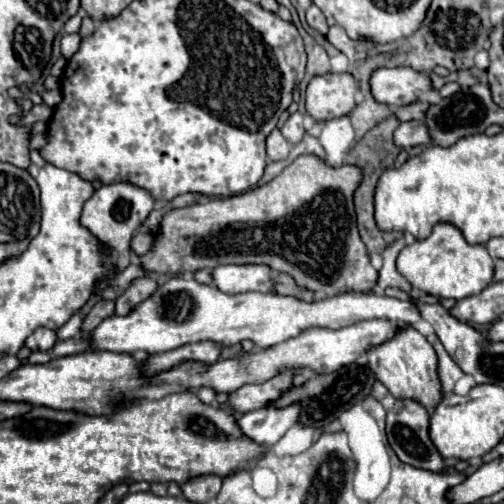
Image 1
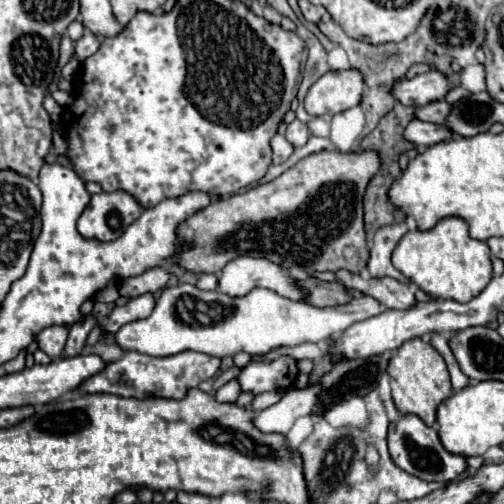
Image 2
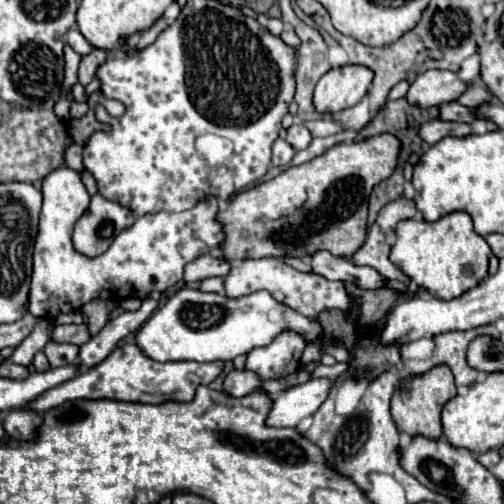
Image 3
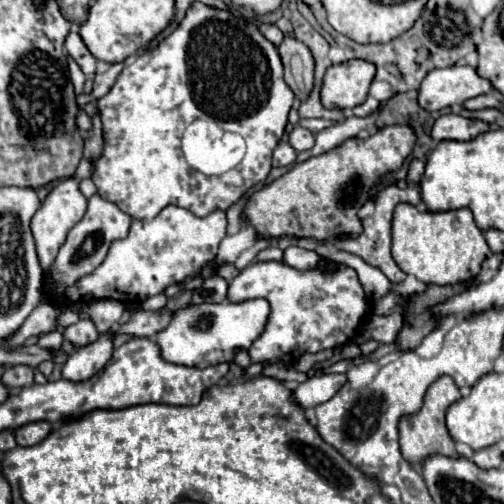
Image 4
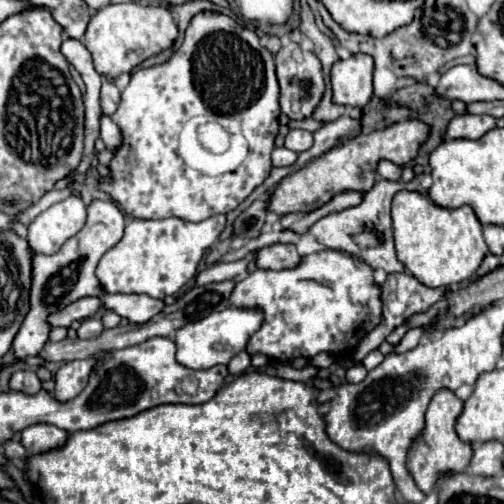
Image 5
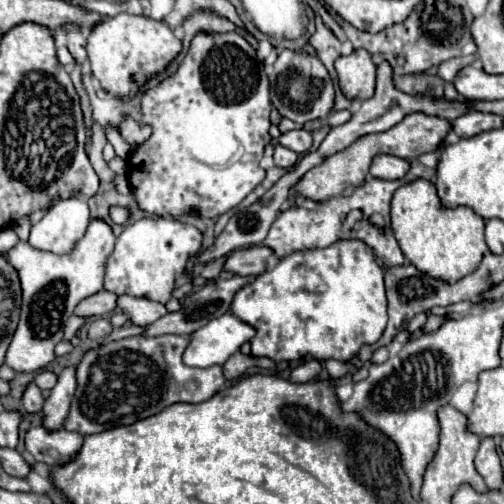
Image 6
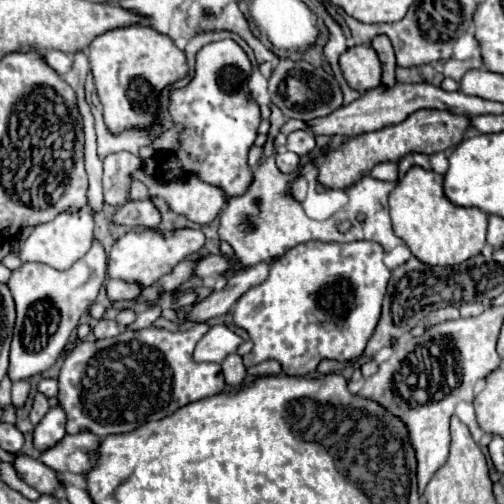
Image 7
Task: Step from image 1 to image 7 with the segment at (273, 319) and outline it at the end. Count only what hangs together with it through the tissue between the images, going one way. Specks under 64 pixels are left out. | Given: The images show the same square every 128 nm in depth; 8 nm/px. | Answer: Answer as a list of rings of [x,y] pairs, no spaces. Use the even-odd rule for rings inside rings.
[[[216,324],[196,344],[194,360],[196,362],[216,362],[216,364],[220,364],[228,354],[236,352],[236,348],[240,344],[242,344],[240,336],[230,332],[224,324]]]

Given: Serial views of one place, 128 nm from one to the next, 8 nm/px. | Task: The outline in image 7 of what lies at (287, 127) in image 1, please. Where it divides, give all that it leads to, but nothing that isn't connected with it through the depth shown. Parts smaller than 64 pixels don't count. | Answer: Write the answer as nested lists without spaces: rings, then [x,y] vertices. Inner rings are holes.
[[[296,130],[292,134],[288,134],[288,140],[286,140],[286,148],[298,156],[306,156],[310,154],[314,148],[316,148],[316,142],[314,142],[314,134],[308,132],[308,130]]]

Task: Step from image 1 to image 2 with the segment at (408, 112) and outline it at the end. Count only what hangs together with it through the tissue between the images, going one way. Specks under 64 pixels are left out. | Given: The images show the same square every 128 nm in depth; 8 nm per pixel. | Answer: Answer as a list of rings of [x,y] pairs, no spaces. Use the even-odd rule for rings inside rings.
[[[436,100],[436,102],[428,104],[428,106],[418,108],[416,116],[418,116],[420,120],[426,120],[426,122],[444,124],[444,122],[448,122],[450,112],[452,112],[452,104],[448,104],[446,100]]]

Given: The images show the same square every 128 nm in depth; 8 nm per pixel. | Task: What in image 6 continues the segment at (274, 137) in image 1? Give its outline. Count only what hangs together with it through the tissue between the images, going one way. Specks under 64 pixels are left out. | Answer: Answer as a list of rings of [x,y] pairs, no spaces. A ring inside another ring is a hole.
[[[276,146],[274,148],[274,162],[280,168],[294,168],[296,162],[298,162],[298,154],[288,150],[288,148],[284,148],[284,146]]]

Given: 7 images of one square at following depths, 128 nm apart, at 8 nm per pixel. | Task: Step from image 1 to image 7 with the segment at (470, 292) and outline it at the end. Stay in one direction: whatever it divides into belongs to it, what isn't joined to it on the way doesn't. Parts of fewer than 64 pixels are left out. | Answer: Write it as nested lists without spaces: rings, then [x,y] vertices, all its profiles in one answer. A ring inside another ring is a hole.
[[[412,166],[406,176],[398,182],[398,186],[390,194],[390,218],[396,236],[400,236],[406,246],[412,250],[412,254],[422,260],[424,264],[444,264],[454,266],[460,264],[476,254],[480,254],[482,246],[486,244],[486,226],[488,226],[488,214],[480,208],[462,208],[452,204],[444,194],[444,176],[434,170],[424,170],[422,166]]]

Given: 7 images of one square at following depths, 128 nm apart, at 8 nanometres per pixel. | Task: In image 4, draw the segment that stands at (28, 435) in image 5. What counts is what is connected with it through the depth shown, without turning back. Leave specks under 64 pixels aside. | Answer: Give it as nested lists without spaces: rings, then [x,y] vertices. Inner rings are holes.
[[[32,422],[26,426],[20,426],[18,430],[14,430],[14,438],[18,442],[18,446],[36,446],[40,444],[50,432],[52,432],[52,424],[50,422]]]

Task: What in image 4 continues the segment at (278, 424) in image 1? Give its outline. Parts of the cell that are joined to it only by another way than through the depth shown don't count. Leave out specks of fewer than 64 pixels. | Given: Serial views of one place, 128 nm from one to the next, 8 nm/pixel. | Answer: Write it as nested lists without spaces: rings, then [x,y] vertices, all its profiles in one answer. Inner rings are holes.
[[[346,374],[312,376],[294,388],[294,398],[302,408],[312,408],[328,402],[346,384]]]

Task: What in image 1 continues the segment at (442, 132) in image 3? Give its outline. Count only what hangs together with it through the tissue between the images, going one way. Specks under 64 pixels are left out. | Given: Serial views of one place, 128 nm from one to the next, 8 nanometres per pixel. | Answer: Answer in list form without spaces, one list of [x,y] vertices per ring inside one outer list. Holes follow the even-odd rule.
[[[402,122],[394,132],[394,142],[402,148],[412,148],[416,144],[430,144],[430,132],[422,122]]]

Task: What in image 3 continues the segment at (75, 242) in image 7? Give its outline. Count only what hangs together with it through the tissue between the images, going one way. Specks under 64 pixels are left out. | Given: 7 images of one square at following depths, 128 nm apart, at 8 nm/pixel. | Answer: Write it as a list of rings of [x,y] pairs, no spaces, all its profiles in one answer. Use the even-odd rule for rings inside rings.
[[[58,168],[56,172],[48,174],[42,182],[42,210],[40,210],[40,224],[38,224],[38,236],[34,244],[34,272],[32,272],[32,288],[30,288],[30,300],[28,300],[28,312],[42,318],[54,318],[58,312],[74,312],[80,310],[90,300],[114,300],[120,302],[128,296],[136,296],[140,300],[148,298],[152,290],[168,290],[176,282],[182,280],[184,266],[194,262],[196,258],[216,252],[224,242],[224,228],[218,222],[218,200],[214,196],[204,198],[196,208],[184,210],[184,212],[158,212],[158,214],[144,214],[132,224],[128,230],[120,232],[116,236],[116,242],[102,254],[100,258],[86,258],[80,256],[72,246],[72,228],[74,222],[84,214],[84,210],[90,204],[90,196],[80,180],[80,174],[70,168]]]

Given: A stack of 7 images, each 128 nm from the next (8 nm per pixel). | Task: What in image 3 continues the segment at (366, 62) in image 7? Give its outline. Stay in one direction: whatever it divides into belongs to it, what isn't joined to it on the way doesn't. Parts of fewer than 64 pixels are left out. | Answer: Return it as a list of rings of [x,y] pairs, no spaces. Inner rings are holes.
[[[340,66],[328,70],[314,90],[314,106],[318,112],[342,112],[356,106],[368,92],[374,72],[364,66]]]

